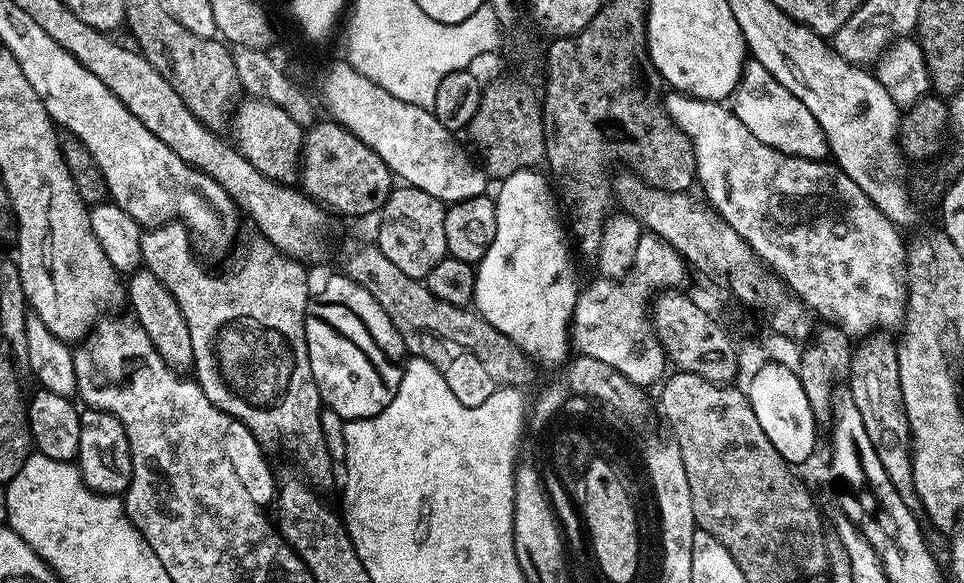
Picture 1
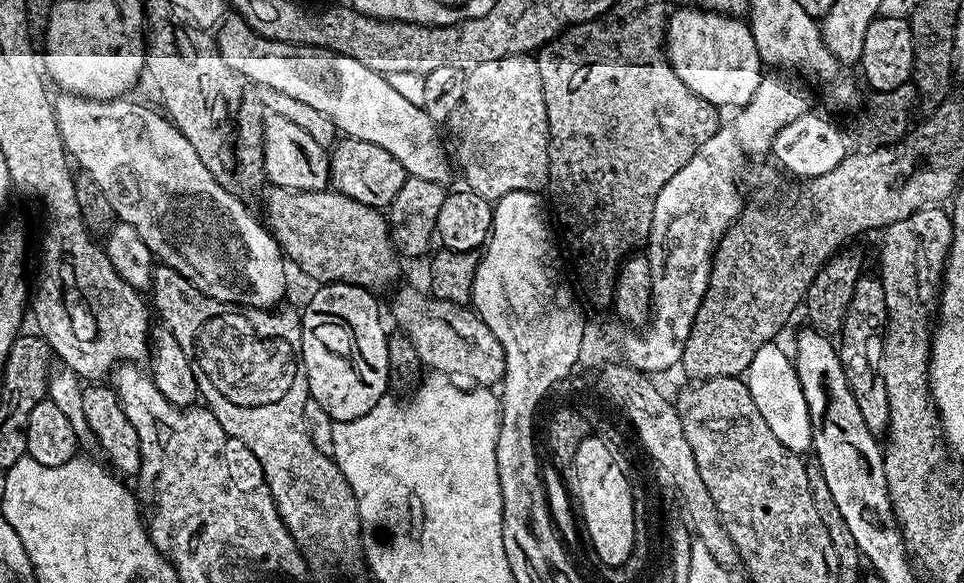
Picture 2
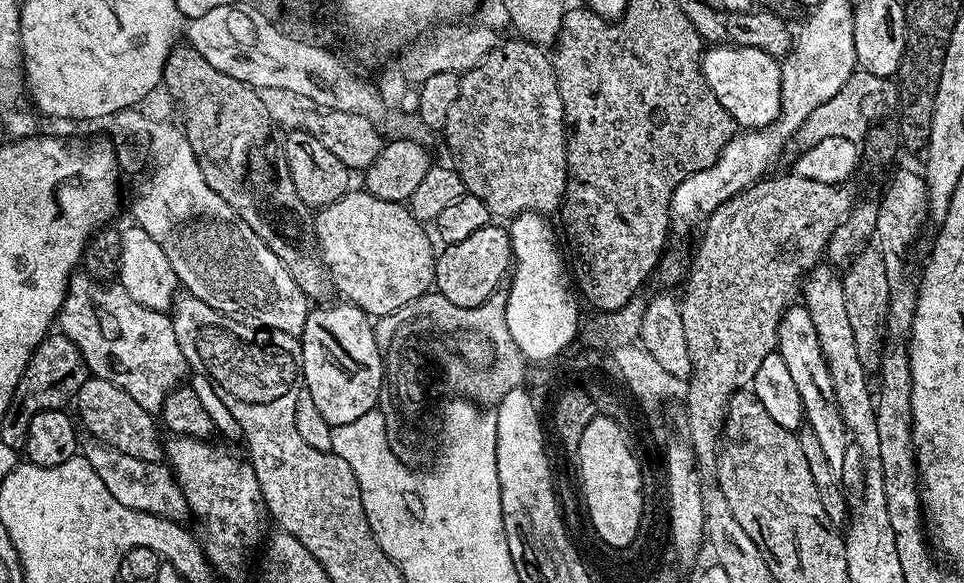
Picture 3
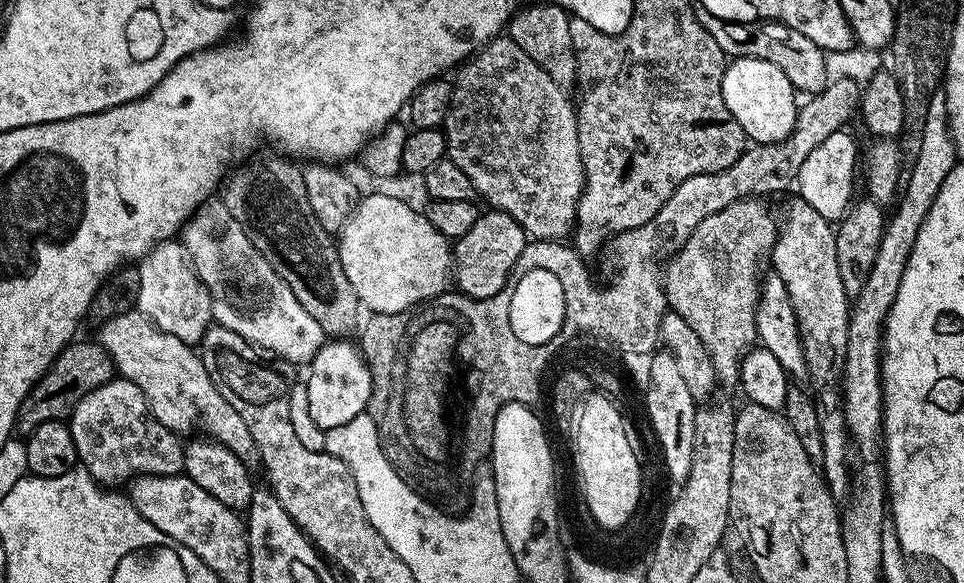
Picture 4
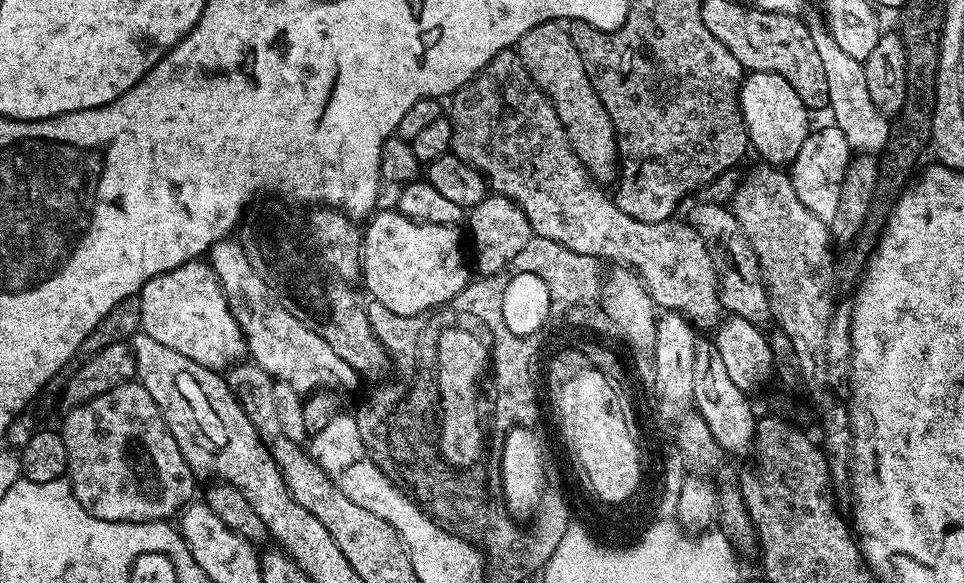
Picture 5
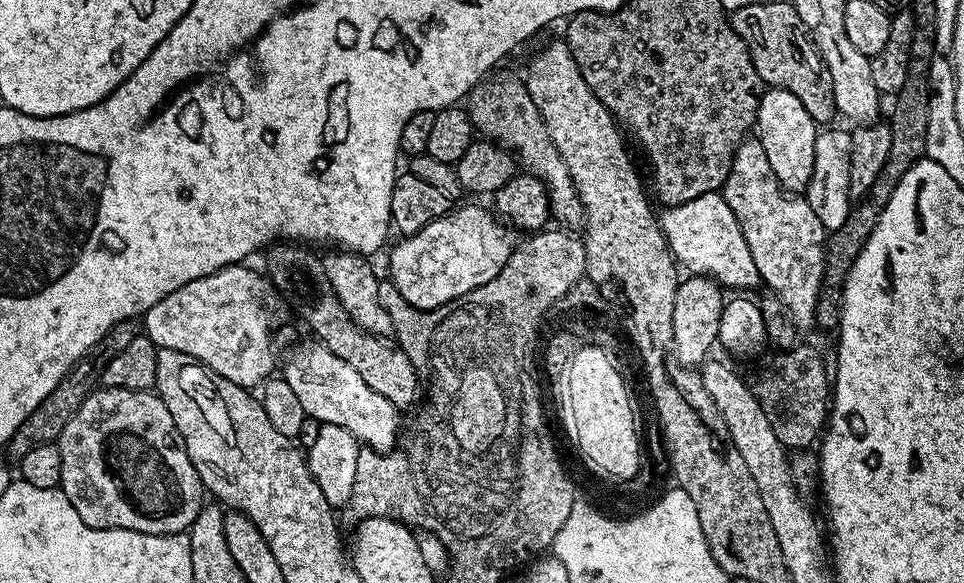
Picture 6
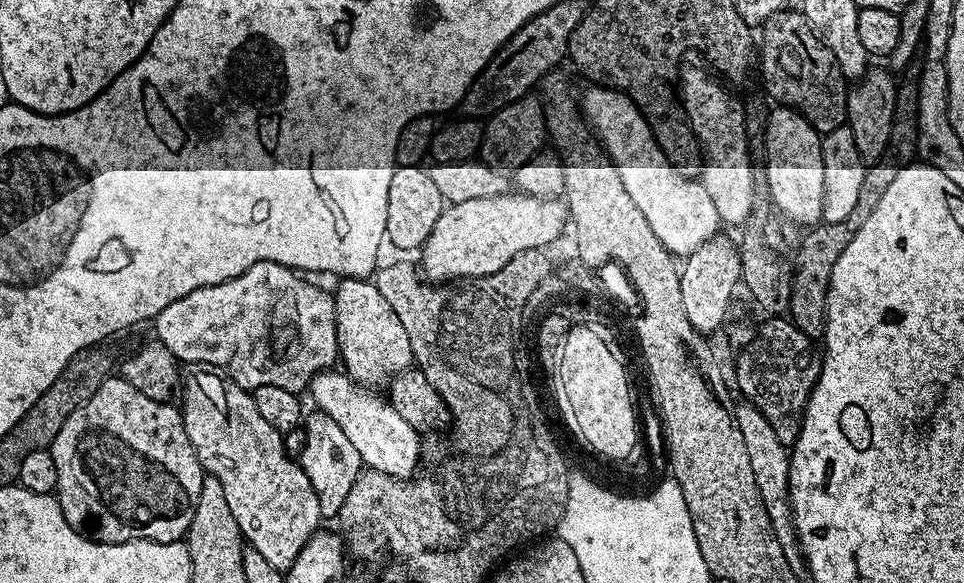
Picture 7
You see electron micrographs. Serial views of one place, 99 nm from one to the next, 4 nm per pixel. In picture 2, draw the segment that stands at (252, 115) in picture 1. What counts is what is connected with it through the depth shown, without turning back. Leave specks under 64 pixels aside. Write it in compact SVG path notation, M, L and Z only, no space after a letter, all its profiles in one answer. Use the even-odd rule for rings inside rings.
M269 115L264 122L264 172L271 187L286 188L290 192L322 192L329 187L332 179L330 152L325 145L314 142L306 130L294 126L294 122Z

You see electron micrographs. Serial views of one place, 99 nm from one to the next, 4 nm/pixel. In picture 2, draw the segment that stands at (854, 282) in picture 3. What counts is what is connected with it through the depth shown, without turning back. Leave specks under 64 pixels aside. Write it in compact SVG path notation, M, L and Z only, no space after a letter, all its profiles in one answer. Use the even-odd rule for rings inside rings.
M862 275L845 312L843 331L838 336L838 351L850 390L858 402L858 410L862 410L866 426L874 434L887 433L890 418L890 402L886 402L886 386L880 377L887 321L886 294L882 290L882 282L875 275Z

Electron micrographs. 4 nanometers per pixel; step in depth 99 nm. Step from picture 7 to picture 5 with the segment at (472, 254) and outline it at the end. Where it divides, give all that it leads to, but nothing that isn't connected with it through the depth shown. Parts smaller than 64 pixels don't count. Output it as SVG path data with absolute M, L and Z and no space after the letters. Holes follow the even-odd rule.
M398 210L392 212L377 211L371 217L372 222L363 229L362 247L364 249L364 270L362 282L368 286L368 292L375 303L394 310L399 316L417 316L440 307L447 300L452 300L457 294L468 287L470 264L464 261L464 248L460 245L460 231L456 226L441 224L415 224Z

